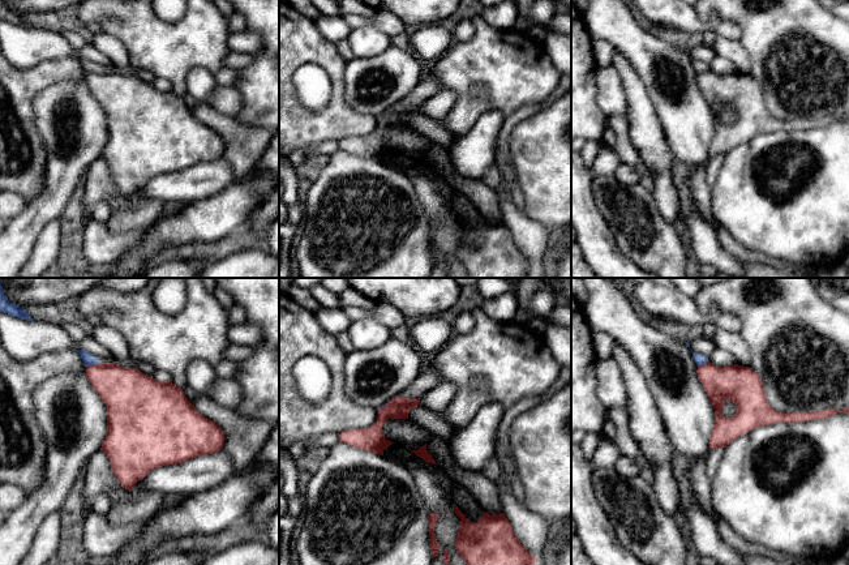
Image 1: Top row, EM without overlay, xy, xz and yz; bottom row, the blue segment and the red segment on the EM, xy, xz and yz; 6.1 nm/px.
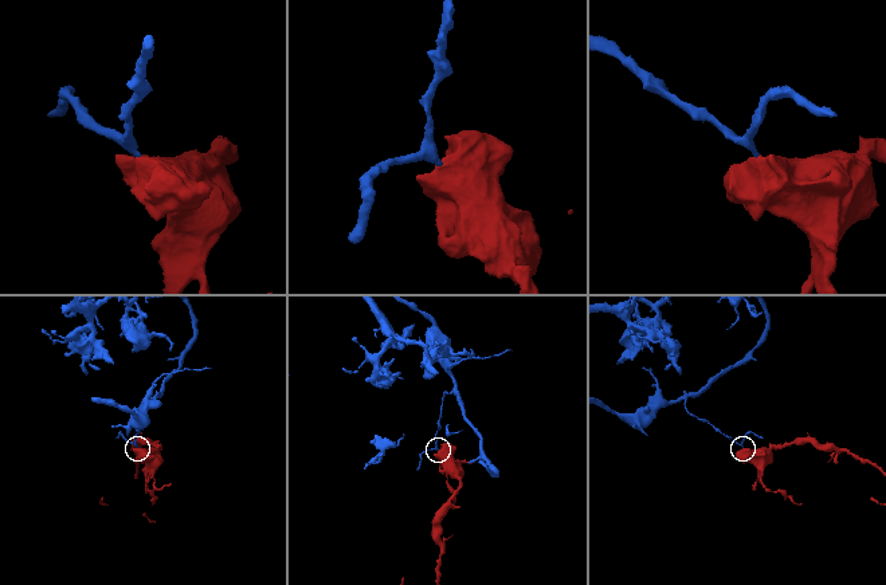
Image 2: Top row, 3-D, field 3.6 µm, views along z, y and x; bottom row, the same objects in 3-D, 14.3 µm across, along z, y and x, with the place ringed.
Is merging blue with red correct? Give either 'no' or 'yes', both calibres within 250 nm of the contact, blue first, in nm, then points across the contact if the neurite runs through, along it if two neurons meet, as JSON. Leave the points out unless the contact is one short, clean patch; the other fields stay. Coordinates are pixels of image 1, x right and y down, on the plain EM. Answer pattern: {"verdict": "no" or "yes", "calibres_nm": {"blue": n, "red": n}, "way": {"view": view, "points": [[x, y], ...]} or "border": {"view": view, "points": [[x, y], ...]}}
{"verdict": "no", "calibres_nm": {"blue": 70, "red": 280}, "border": {"view": "xy", "points": [[98, 69], [86, 75]]}}

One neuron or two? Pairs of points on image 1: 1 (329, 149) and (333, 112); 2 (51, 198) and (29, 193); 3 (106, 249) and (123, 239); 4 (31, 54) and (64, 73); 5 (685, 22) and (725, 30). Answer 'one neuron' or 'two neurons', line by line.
1: two neurons
2: two neurons
3: one neuron
4: two neurons
5: one neuron

